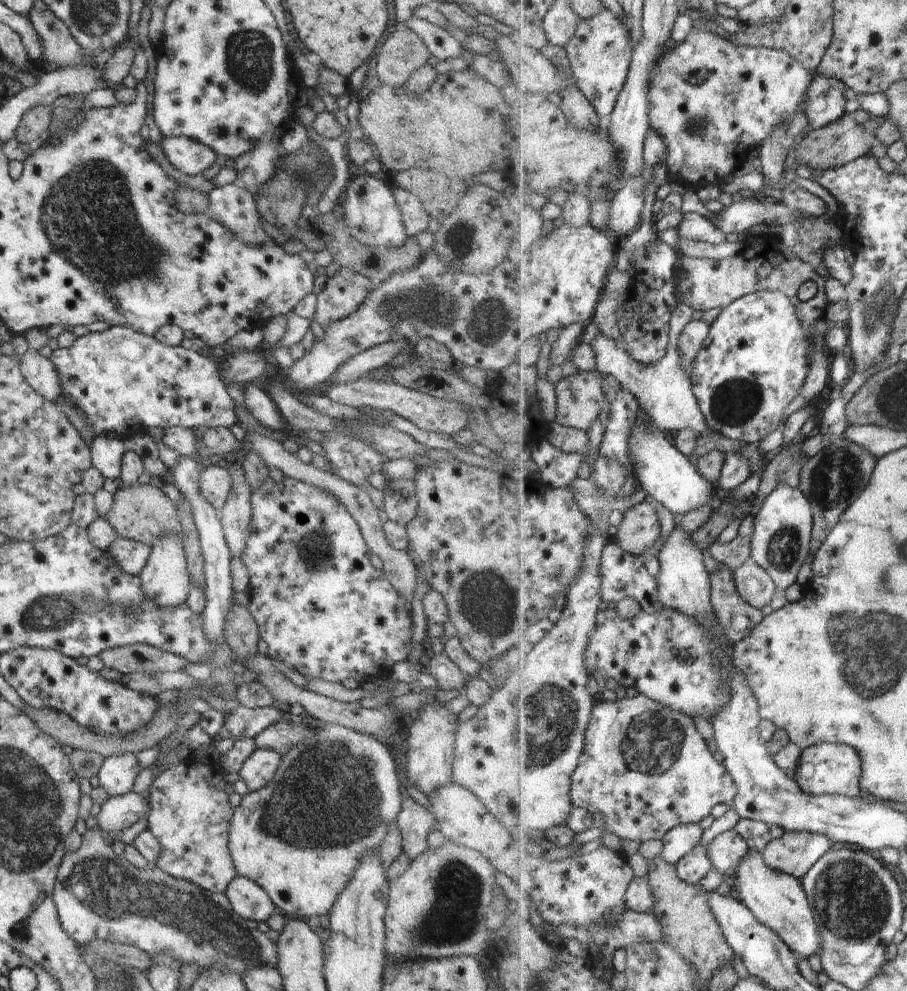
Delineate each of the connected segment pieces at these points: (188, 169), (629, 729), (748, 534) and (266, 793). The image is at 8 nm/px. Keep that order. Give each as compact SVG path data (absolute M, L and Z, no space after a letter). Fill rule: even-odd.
M185 137L161 139L162 150L170 164L188 176L204 174L216 162L217 155L197 141Z
M640 693L636 698L628 698L624 700L616 700L615 702L602 702L595 708L594 724L590 724L587 732L587 746L585 753L581 757L581 764L573 777L573 791L571 796L573 798L573 805L576 807L583 807L590 810L592 814L603 814L607 823L606 833L613 833L622 839L633 840L639 843L648 842L648 840L664 841L666 836L679 825L687 823L699 824L702 820L706 820L712 814L712 810L718 804L725 803L732 808L737 800L739 789L737 782L730 775L727 767L718 762L712 754L712 750L706 744L706 738L700 734L700 730L696 728L694 718L687 713L682 713L676 709L669 708L668 705L662 704L661 701L656 701L654 698Z
M749 514L743 520L740 528L739 535L724 546L714 544L714 556L720 563L727 565L730 569L740 569L748 560L753 559L752 542L755 534L756 516Z
M331 723L321 724L316 730L308 730L305 740L294 748L290 748L282 758L272 782L261 790L248 792L248 795L243 796L240 805L233 808L227 838L228 849L236 873L258 884L286 918L308 920L313 917L327 916L333 908L334 902L346 887L347 882L350 881L359 859L367 851L380 850L381 843L386 836L387 823L396 819L400 813L403 797L400 794L401 783L398 780L398 774L396 774L397 769L397 764L390 757L386 746L372 736Z

